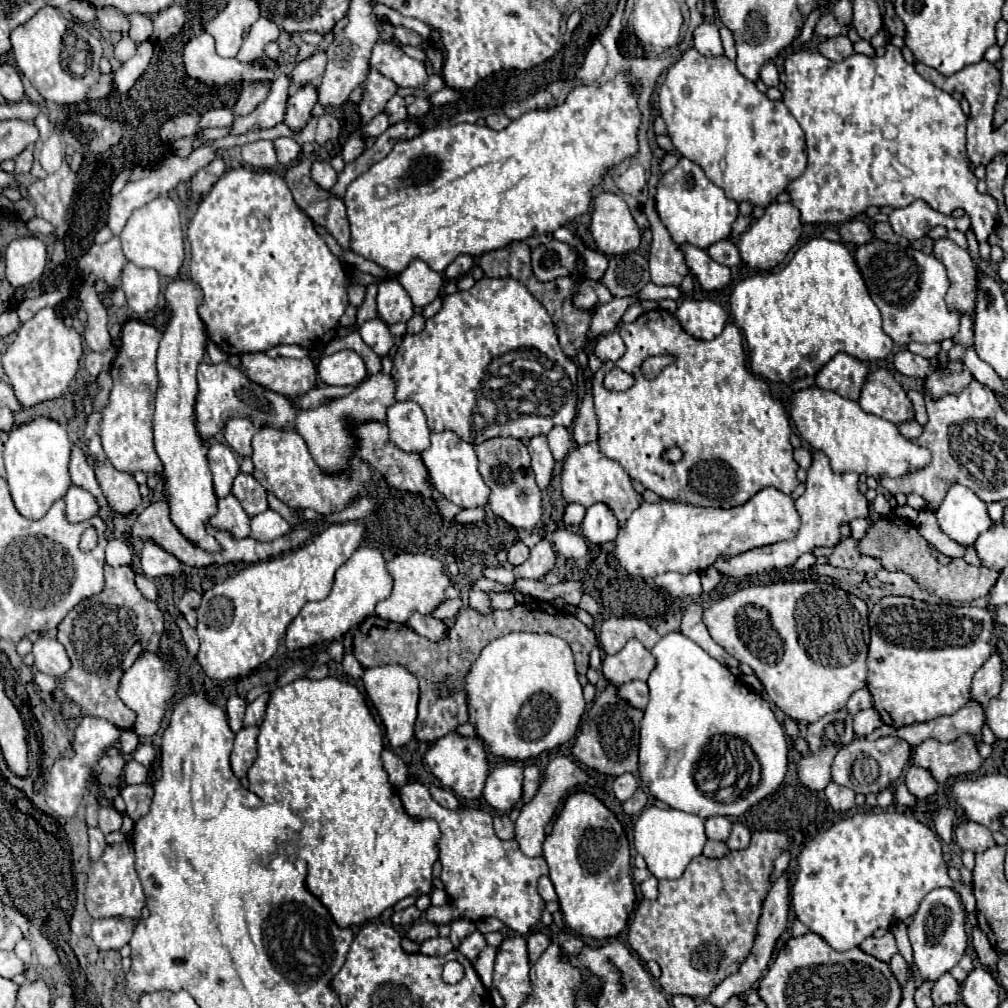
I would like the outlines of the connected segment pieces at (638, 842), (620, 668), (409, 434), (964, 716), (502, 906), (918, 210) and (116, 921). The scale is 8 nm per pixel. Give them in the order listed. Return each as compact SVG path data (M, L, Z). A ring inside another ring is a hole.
M650 806L642 810L634 826L634 848L646 860L648 870L658 878L680 878L688 862L702 854L704 842L708 840L704 834L704 818L698 814L686 814L680 810L660 810Z
M628 640L618 654L606 656L602 672L608 682L622 686L632 680L646 680L654 666L656 658L652 658L652 652L640 640Z
M396 402L388 408L390 440L404 452L422 452L430 446L426 416L416 402Z
M968 702L964 708L960 708L952 716L942 716L938 720L902 726L896 730L896 736L908 740L912 746L918 746L920 742L924 742L928 738L950 742L950 740L956 740L958 736L974 734L980 744L982 742L980 740L982 724L984 724L984 710L976 702Z
M410 780L400 788L400 798L410 816L416 818L434 818L440 826L440 880L446 886L448 896L452 898L448 906L430 906L426 918L436 924L450 924L458 918L478 922L482 918L494 916L504 922L506 928L512 928L518 934L528 934L534 924L540 920L544 900L536 890L540 876L548 874L548 864L544 858L528 858L522 854L516 840L500 840L492 828L492 816L478 808L448 810L442 808L430 794L430 790Z
M916 200L910 206L896 208L890 214L890 224L896 234L908 238L908 240L920 240L926 234L926 228L943 225L948 230L957 229L966 232L971 225L970 218L967 214L960 218L943 215L939 212L926 214L924 210L932 210L924 200Z
M96 918L92 922L92 940L102 950L120 950L130 942L134 928L132 918Z

